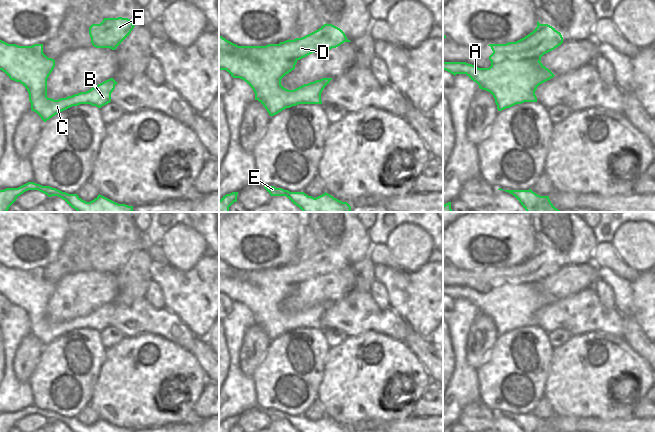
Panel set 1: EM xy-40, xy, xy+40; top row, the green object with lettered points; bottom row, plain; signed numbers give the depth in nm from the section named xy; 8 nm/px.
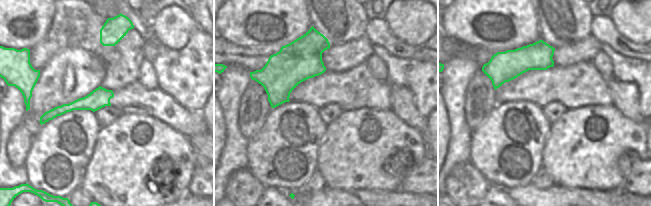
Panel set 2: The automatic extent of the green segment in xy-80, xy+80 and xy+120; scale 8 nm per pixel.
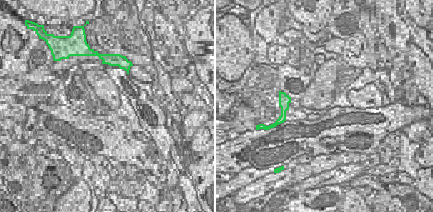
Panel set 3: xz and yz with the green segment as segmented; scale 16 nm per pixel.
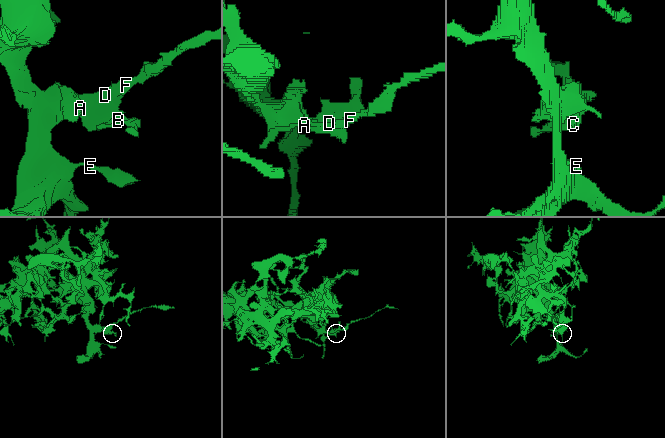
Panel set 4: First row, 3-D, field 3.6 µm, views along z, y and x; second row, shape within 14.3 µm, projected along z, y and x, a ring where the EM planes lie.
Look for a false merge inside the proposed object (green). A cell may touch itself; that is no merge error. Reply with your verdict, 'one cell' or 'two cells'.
two cells

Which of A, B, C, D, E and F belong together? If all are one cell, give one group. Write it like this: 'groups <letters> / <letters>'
groups A B C E / D F

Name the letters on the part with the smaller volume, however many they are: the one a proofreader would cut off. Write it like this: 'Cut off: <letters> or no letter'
Cut off: D, F

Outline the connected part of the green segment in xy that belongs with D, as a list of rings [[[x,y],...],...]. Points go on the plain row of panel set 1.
[[[326,247],[302,262],[280,266],[279,271],[290,276],[294,284],[300,284],[314,276],[336,272],[344,266],[351,265],[340,252]]]

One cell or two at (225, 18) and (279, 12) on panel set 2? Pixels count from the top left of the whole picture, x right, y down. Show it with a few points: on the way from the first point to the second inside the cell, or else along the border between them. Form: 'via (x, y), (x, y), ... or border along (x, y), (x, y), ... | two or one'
via (238, 18), (244, 18), (258, 10), (266, 12) | one

